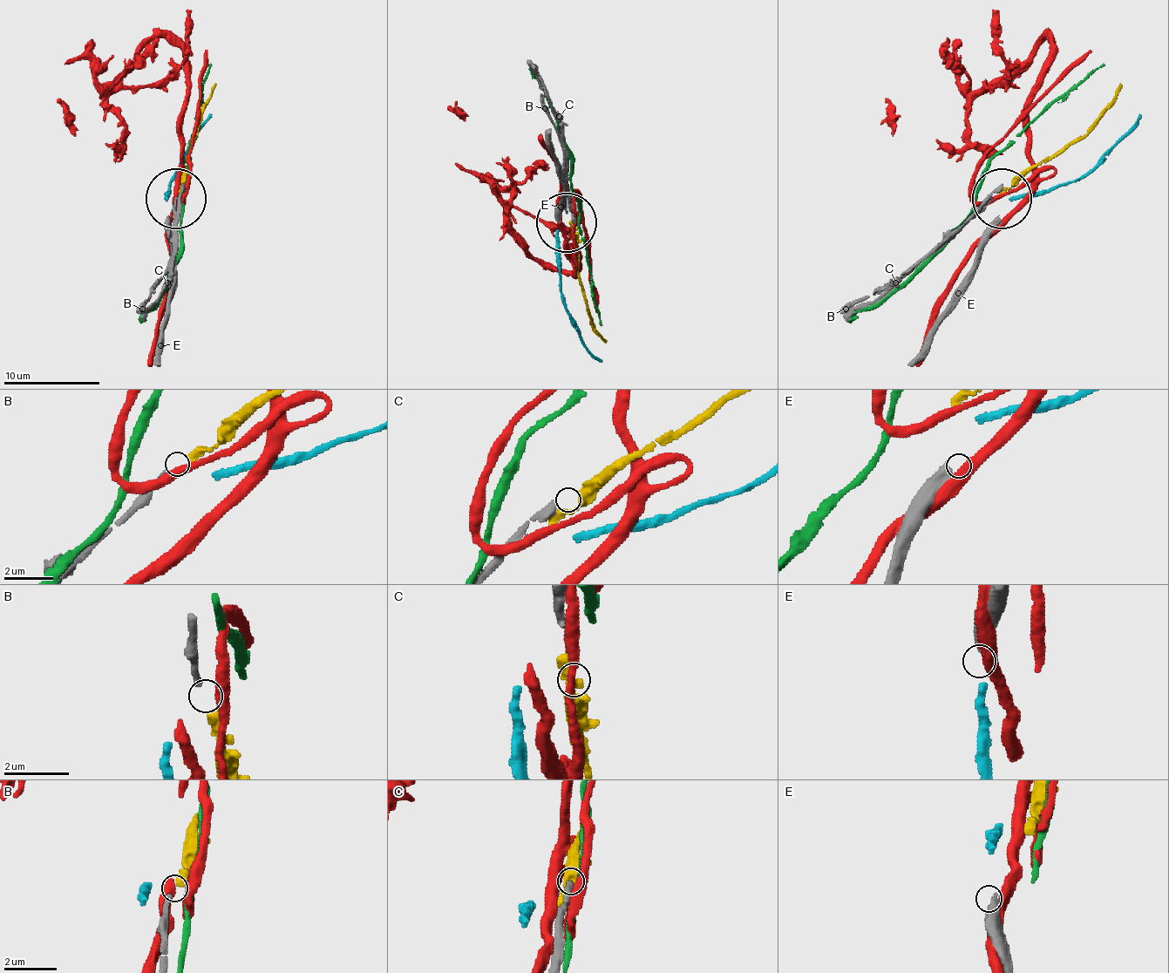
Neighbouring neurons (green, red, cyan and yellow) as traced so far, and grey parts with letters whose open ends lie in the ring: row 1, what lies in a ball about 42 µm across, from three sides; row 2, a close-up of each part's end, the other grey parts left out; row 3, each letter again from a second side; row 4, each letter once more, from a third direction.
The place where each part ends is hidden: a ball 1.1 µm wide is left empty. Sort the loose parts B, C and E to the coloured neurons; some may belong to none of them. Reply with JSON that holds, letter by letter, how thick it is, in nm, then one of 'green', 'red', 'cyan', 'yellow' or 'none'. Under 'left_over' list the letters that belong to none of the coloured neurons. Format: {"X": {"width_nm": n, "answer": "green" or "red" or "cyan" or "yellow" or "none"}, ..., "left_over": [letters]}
{"B": {"width_nm": 200, "answer": "none"}, "C": {"width_nm": 280, "answer": "none"}, "E": {"width_nm": 550, "answer": "none"}, "left_over": ["B", "C", "E"]}

